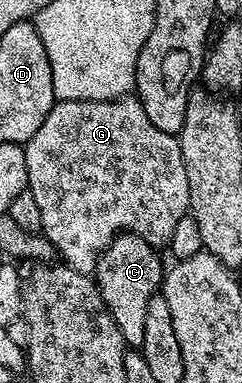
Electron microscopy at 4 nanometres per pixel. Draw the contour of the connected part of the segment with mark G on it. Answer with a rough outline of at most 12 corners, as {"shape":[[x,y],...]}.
{"shape":[[62,99],[24,144],[41,231],[92,276],[190,214],[141,100]]}

